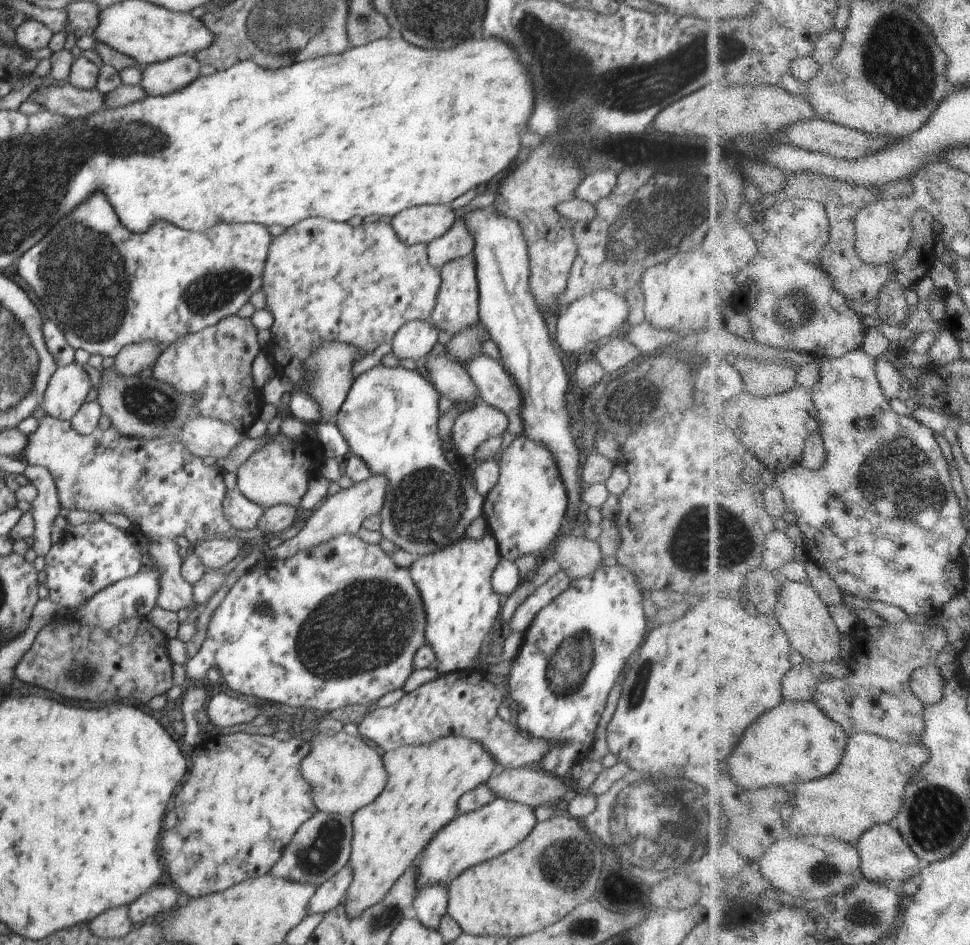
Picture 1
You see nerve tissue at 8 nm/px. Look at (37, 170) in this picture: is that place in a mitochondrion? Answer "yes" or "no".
yes

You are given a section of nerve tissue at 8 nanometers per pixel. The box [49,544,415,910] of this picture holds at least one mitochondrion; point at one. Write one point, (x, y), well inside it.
(320, 854)

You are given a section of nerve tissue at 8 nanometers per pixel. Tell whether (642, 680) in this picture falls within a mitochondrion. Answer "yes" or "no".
yes

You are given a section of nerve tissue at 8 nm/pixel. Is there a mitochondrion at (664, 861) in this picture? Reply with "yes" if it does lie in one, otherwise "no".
yes

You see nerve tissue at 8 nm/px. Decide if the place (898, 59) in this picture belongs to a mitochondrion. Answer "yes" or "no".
yes

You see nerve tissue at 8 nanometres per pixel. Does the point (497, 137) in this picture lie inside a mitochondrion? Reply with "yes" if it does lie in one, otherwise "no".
no

